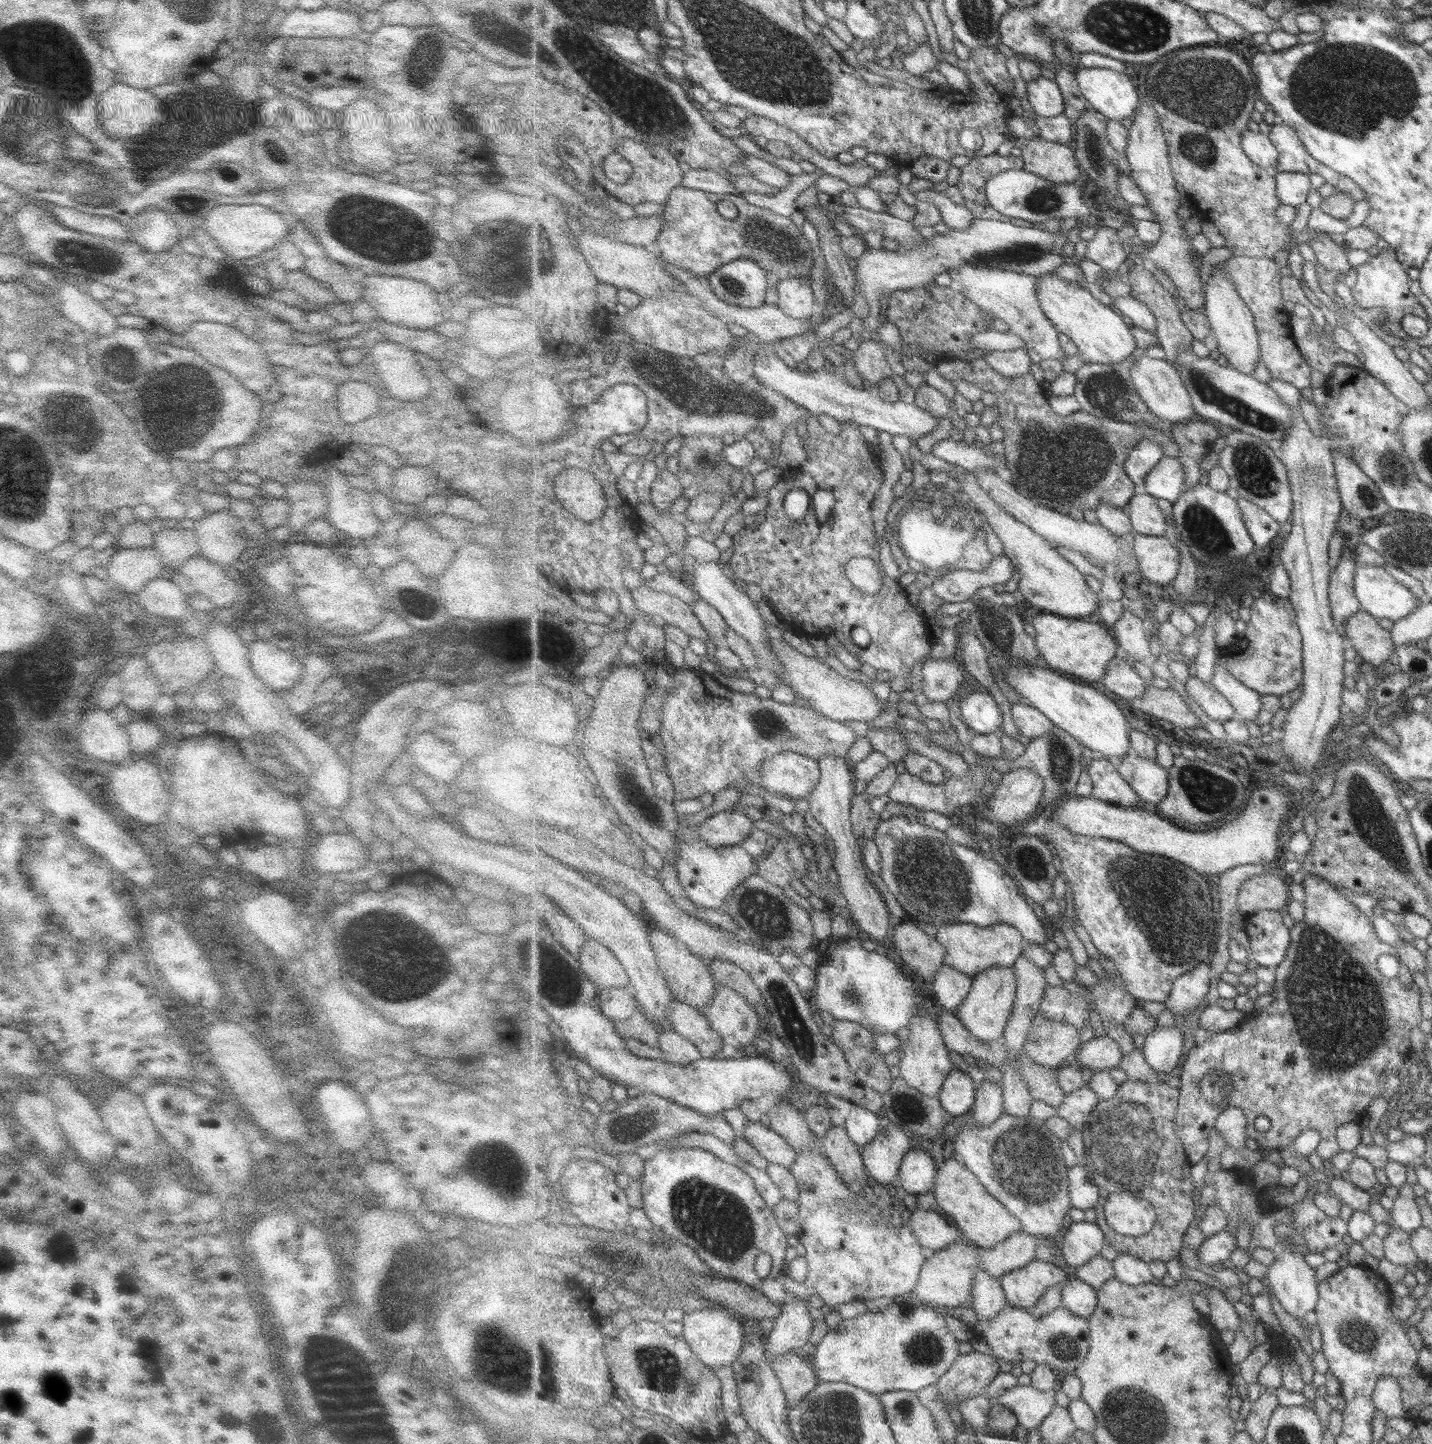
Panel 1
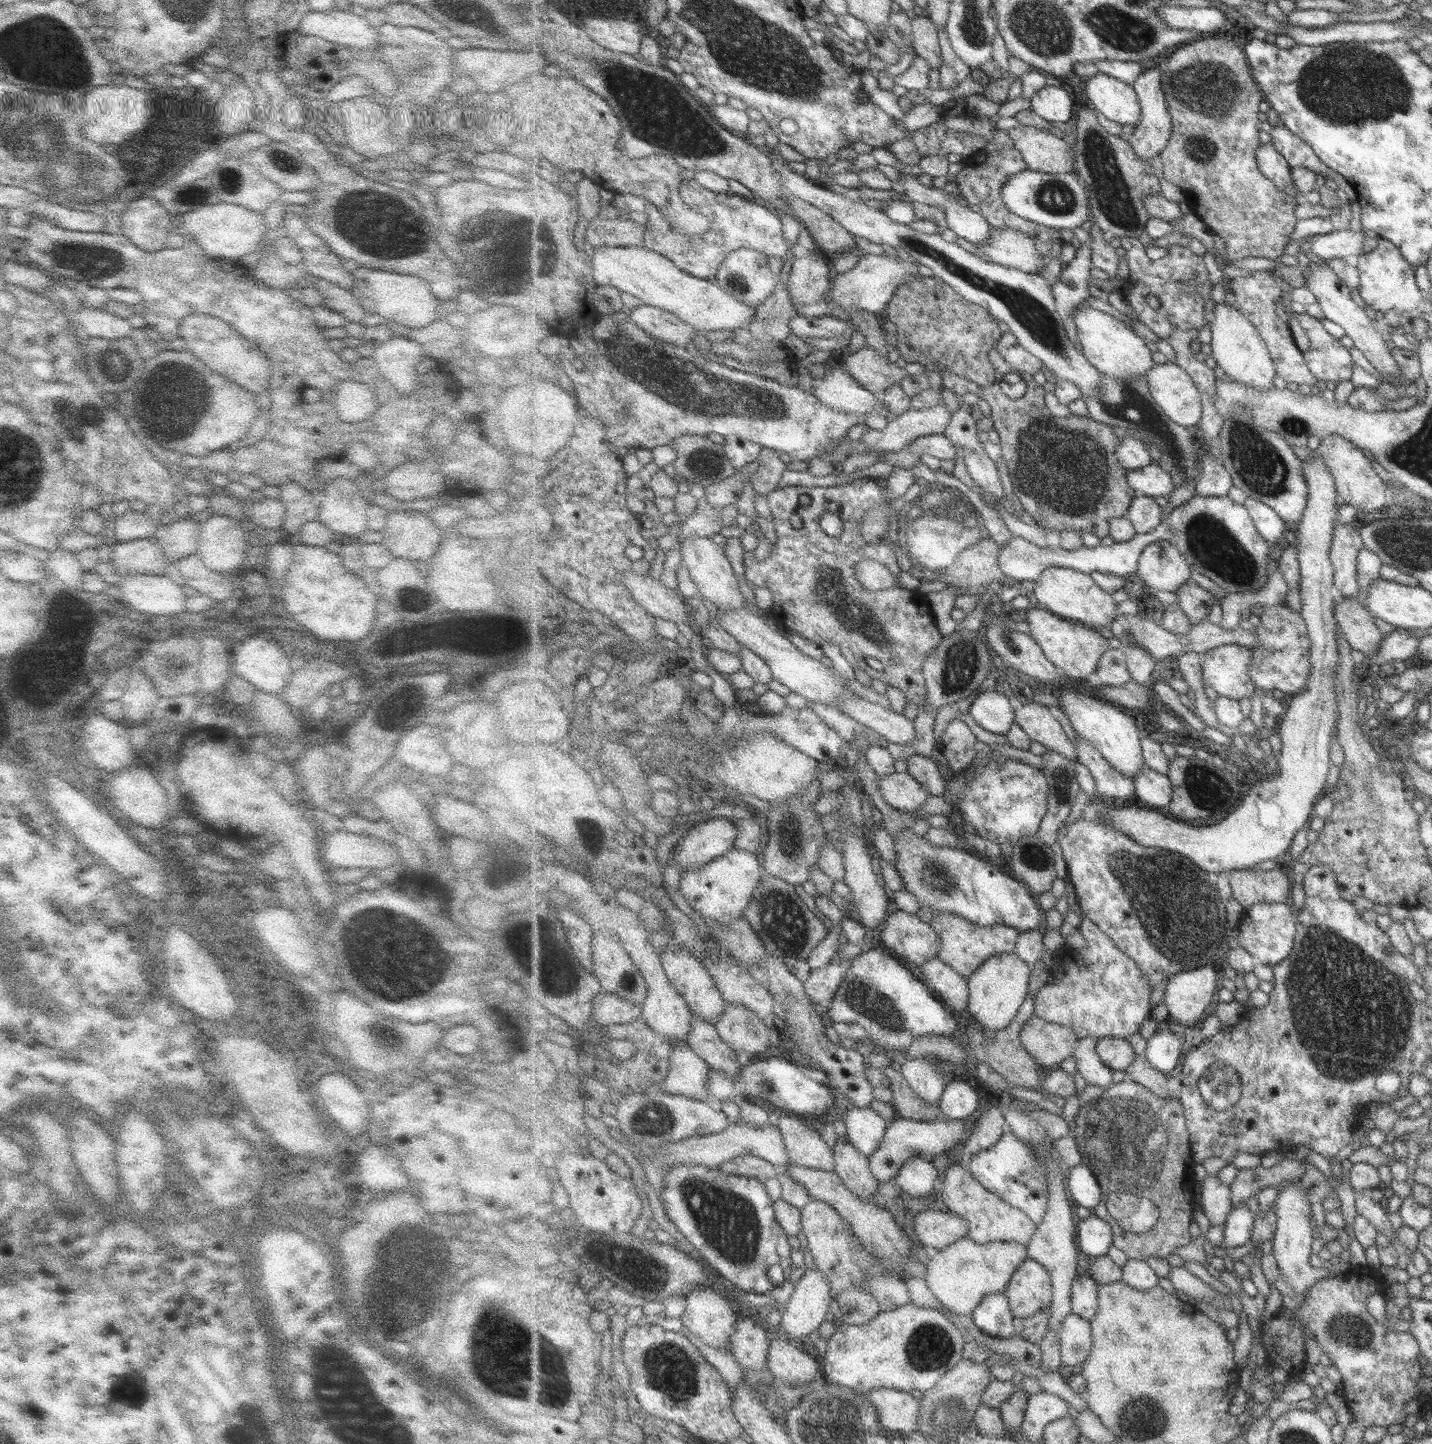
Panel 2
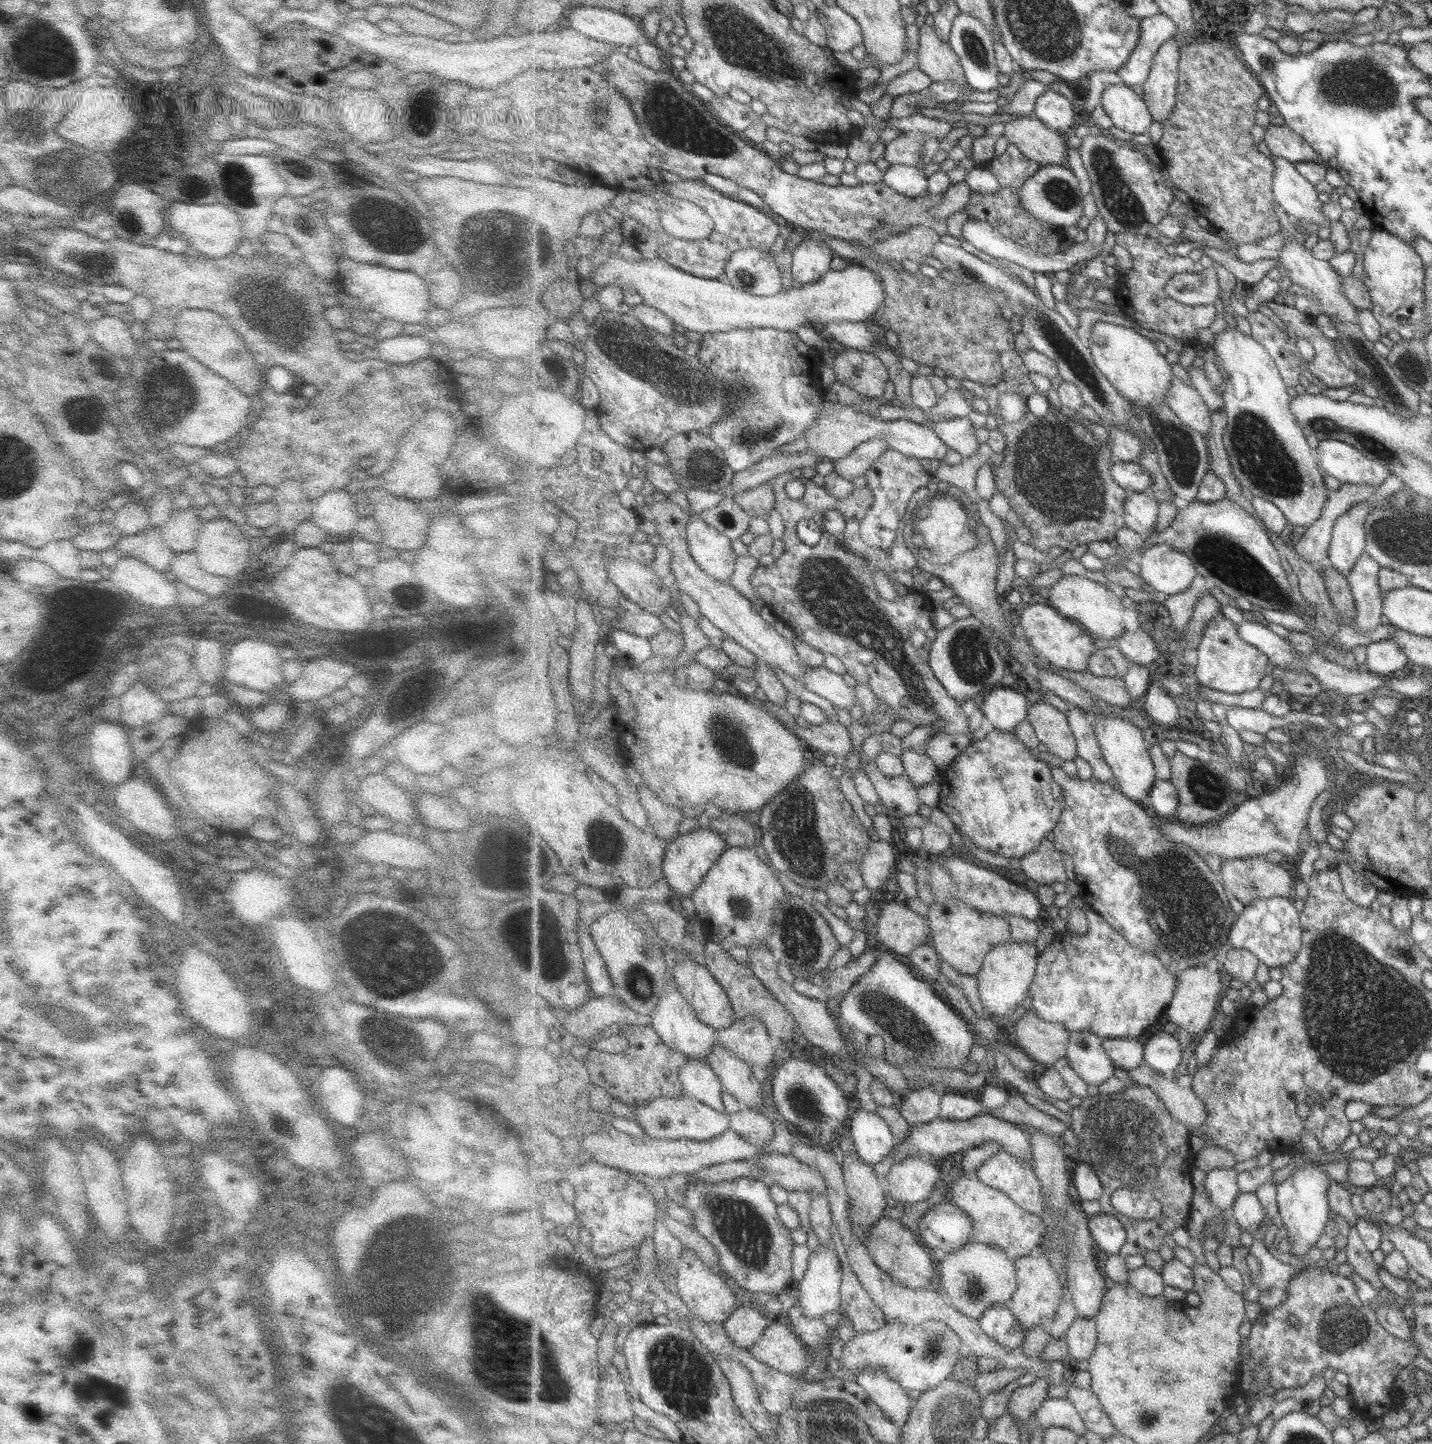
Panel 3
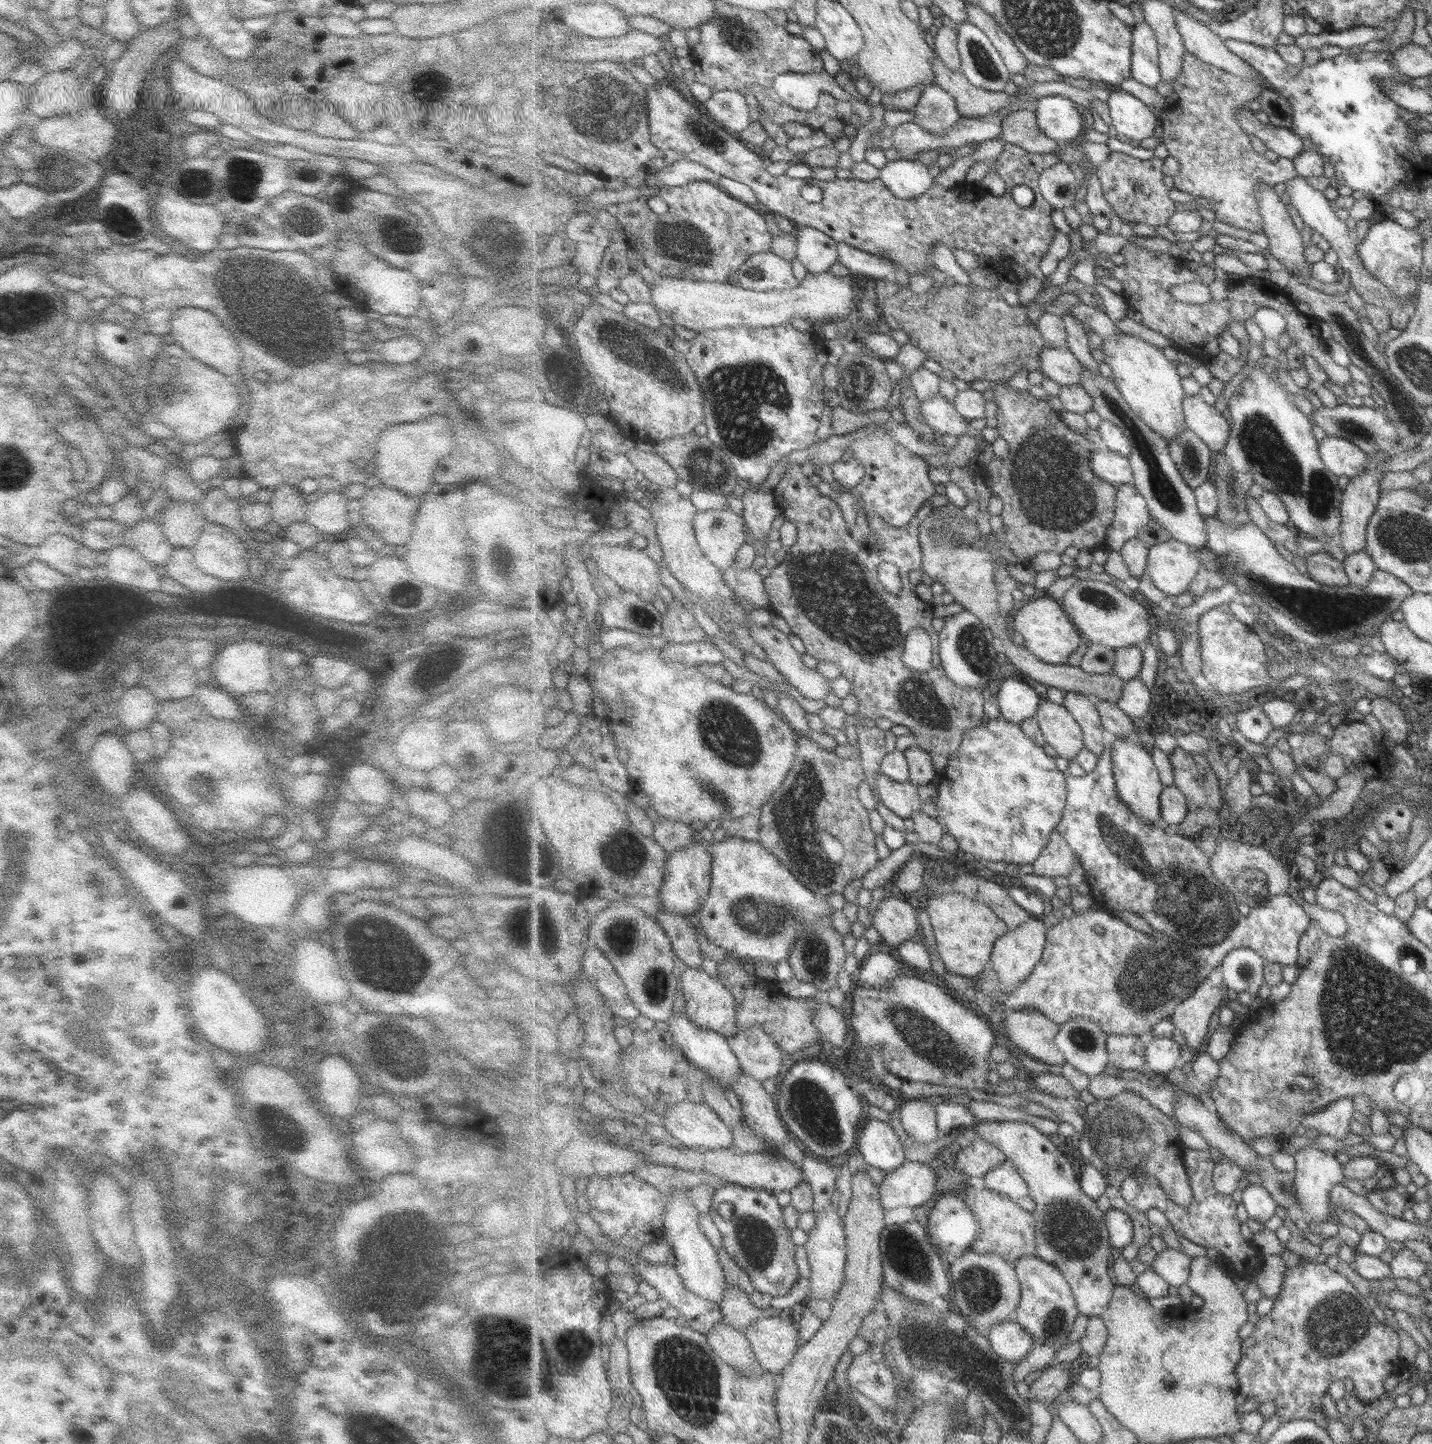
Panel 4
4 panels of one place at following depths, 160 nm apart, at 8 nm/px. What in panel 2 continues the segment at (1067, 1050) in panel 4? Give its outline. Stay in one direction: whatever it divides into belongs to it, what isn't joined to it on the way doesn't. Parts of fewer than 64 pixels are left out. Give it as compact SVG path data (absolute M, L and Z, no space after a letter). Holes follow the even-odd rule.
M1097 1037L1080 1039L1075 1049L1074 1057L1077 1059L1078 1072L1082 1078L1093 1086L1101 1087L1103 1090L1113 1084L1113 1071L1111 1067L1101 1060L1097 1052L1097 1045L1100 1041Z

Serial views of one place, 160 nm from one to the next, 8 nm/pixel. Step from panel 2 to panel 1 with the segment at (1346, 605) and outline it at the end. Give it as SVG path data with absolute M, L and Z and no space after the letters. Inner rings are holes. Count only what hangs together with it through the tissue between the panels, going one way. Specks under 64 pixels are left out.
M1359 611L1347 621L1344 632L1349 646L1352 646L1358 660L1381 666L1396 652L1391 631L1379 626L1379 622L1367 611Z

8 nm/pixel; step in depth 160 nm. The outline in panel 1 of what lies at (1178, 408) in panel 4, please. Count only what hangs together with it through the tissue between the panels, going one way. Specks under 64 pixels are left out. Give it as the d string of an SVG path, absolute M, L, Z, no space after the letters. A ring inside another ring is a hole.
M1045 274L1039 276L1039 300L1046 315L1053 321L1053 325L1062 335L1069 336L1079 349L1084 362L1101 365L1113 365L1128 360L1136 352L1137 342L1131 334L1131 327L1127 326L1125 318L1111 305L1101 303L1087 288L1080 283L1073 283Z

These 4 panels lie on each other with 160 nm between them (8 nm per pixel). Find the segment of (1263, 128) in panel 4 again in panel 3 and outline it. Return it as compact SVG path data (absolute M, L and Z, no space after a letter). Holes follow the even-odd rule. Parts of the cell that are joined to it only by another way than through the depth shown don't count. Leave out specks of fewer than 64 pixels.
M1269 124L1266 131L1264 142L1273 157L1283 158L1295 164L1316 162L1328 165L1315 149L1286 124L1283 126Z

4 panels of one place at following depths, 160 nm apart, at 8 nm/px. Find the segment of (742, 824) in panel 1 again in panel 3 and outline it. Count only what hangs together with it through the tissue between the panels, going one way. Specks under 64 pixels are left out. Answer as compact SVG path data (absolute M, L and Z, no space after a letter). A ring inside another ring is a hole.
M695 828L685 836L678 836L666 848L666 858L662 864L665 880L669 884L672 899L678 900L679 896L690 897L698 890L699 886L706 880L708 872L718 862L720 856L729 848L719 833L711 830Z

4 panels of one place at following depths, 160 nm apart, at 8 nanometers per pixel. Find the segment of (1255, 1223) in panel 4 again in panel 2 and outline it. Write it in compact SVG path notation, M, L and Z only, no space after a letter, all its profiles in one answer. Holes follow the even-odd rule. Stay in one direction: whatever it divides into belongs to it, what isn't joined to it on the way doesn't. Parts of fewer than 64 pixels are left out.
M1234 1204L1233 1210L1229 1212L1224 1222L1222 1242L1224 1247L1237 1248L1250 1242L1256 1218L1257 1215L1254 1215L1245 1204Z

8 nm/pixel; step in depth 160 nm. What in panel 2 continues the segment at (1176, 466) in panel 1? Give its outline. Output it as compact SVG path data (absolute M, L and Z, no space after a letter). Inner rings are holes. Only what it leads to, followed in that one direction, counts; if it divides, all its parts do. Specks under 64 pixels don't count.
M1158 463L1129 471L1127 481L1138 496L1167 497L1176 490L1174 478Z

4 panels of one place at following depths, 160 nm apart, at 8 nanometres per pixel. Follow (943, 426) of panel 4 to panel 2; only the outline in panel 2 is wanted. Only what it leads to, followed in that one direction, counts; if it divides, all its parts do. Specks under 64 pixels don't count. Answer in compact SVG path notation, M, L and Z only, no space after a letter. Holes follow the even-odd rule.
M960 404L944 435L950 437L958 454L962 454L967 472L975 485L989 490L1001 502L1005 494L995 466L996 460L986 453L984 442L979 440L978 425L979 422L971 416L971 407Z

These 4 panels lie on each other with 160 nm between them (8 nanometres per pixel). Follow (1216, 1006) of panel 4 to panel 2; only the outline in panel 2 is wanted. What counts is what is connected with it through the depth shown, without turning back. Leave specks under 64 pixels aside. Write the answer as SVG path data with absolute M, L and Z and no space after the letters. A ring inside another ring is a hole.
M1213 967L1181 972L1167 982L1164 1003L1170 1018L1186 1027L1197 1024L1217 992L1219 974Z

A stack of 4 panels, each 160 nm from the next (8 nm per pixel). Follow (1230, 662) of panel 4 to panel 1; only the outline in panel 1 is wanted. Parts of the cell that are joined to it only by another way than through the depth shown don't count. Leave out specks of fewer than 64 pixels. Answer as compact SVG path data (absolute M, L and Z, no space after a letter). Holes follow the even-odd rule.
M1223 650L1219 651L1212 685L1232 704L1236 718L1245 722L1257 720L1257 714L1263 709L1262 694L1233 676L1226 667L1226 656L1221 653Z

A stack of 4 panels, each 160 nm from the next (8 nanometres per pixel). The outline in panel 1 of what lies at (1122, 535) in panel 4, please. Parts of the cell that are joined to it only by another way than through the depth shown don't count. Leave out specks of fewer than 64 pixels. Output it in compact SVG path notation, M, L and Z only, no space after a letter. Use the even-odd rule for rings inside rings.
M1143 490L1125 507L1136 533L1163 537L1167 530L1167 518L1159 508L1159 500Z

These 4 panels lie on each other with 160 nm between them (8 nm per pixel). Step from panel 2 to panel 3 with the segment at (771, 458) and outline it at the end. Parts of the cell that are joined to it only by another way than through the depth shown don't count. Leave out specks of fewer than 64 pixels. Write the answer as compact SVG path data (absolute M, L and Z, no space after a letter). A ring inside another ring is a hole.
M771 482L750 488L734 497L750 517L766 519L769 512L776 508L776 494Z

